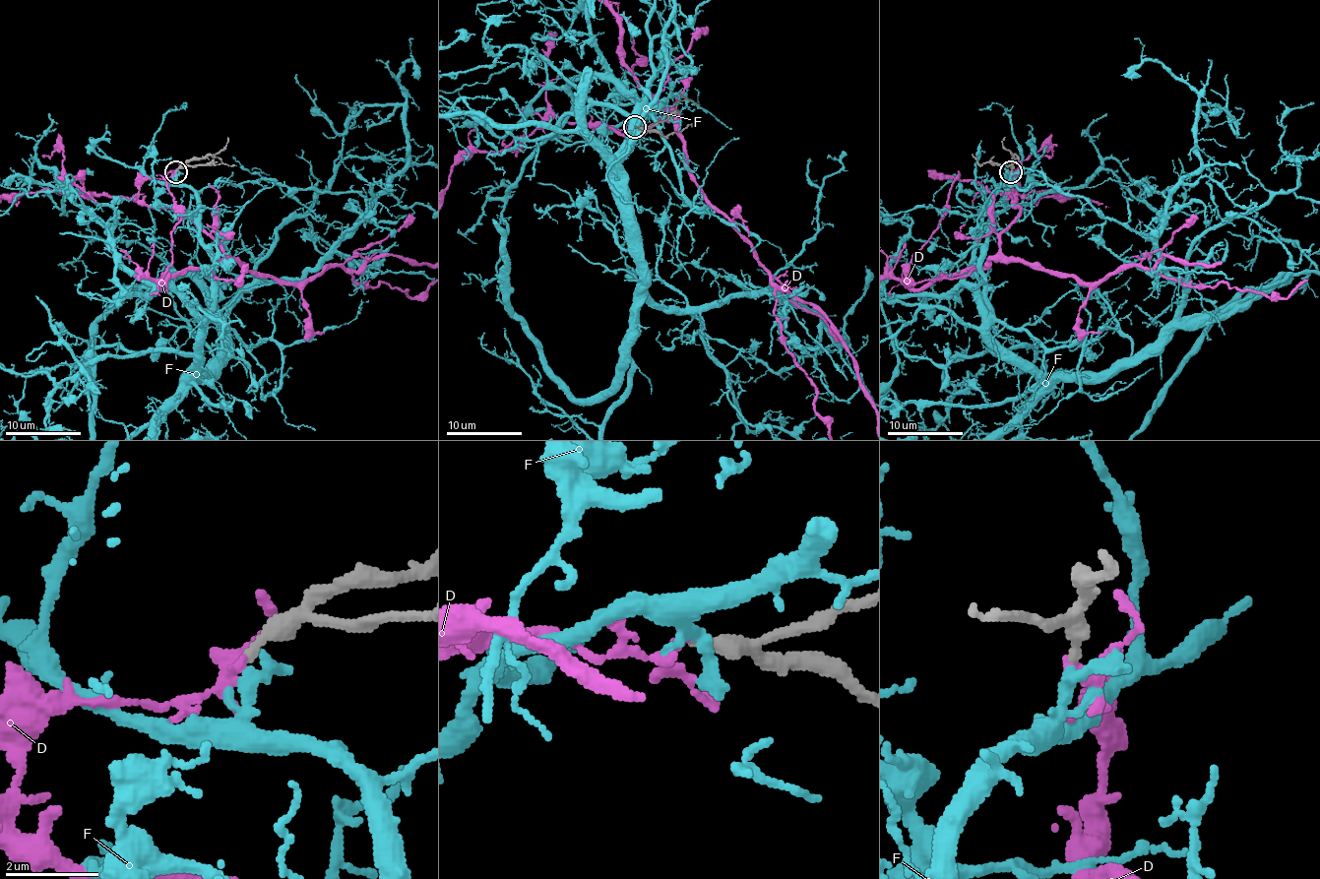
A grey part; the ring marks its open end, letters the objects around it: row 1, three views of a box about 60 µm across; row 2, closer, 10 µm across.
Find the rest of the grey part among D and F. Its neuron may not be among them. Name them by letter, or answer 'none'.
F

